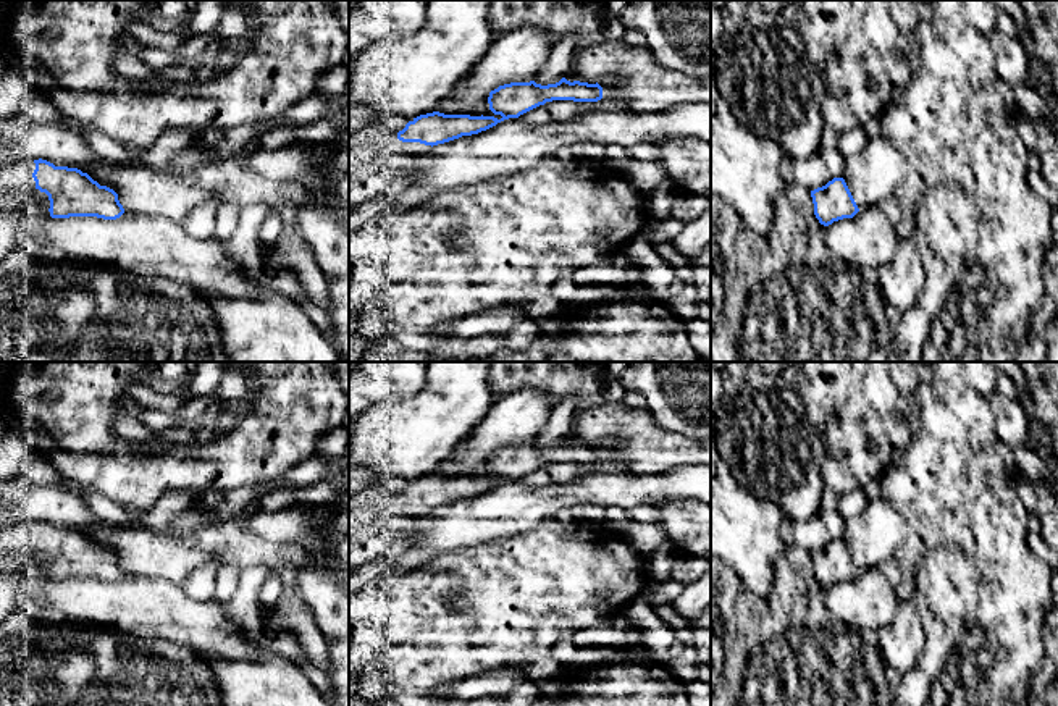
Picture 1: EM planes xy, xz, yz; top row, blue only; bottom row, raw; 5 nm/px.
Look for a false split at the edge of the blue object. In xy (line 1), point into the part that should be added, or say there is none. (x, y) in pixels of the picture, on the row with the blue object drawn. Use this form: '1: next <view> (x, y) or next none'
1: next xy (15, 180)

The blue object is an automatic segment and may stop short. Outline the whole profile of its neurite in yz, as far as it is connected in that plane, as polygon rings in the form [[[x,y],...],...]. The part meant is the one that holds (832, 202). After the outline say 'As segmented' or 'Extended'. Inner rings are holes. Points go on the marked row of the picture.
[[[833,178],[825,186],[811,191],[814,215],[829,226],[843,218],[853,218],[859,208],[843,178]]]. As segmented

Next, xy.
[[[23,158],[0,170],[0,199],[6,205],[21,195],[50,212],[52,218],[97,216],[116,220],[124,213],[118,194],[78,168],[55,166],[42,158]]]. Extended

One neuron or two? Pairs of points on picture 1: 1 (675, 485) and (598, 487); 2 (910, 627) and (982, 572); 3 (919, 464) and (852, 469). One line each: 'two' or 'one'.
1: one
2: two
3: two

